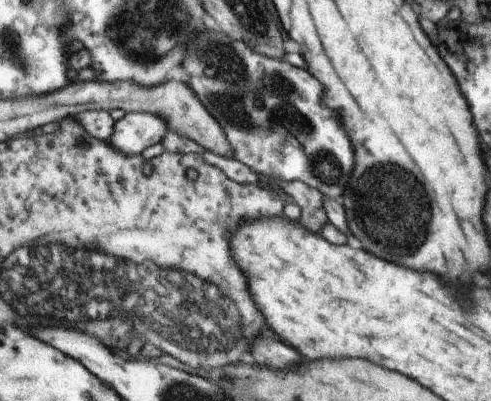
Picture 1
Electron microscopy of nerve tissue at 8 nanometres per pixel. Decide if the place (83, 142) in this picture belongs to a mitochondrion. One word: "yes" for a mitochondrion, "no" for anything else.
no

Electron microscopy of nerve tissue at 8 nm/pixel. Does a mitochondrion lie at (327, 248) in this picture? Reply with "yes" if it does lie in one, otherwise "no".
no

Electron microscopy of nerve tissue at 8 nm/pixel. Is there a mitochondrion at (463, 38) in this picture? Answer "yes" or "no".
no

